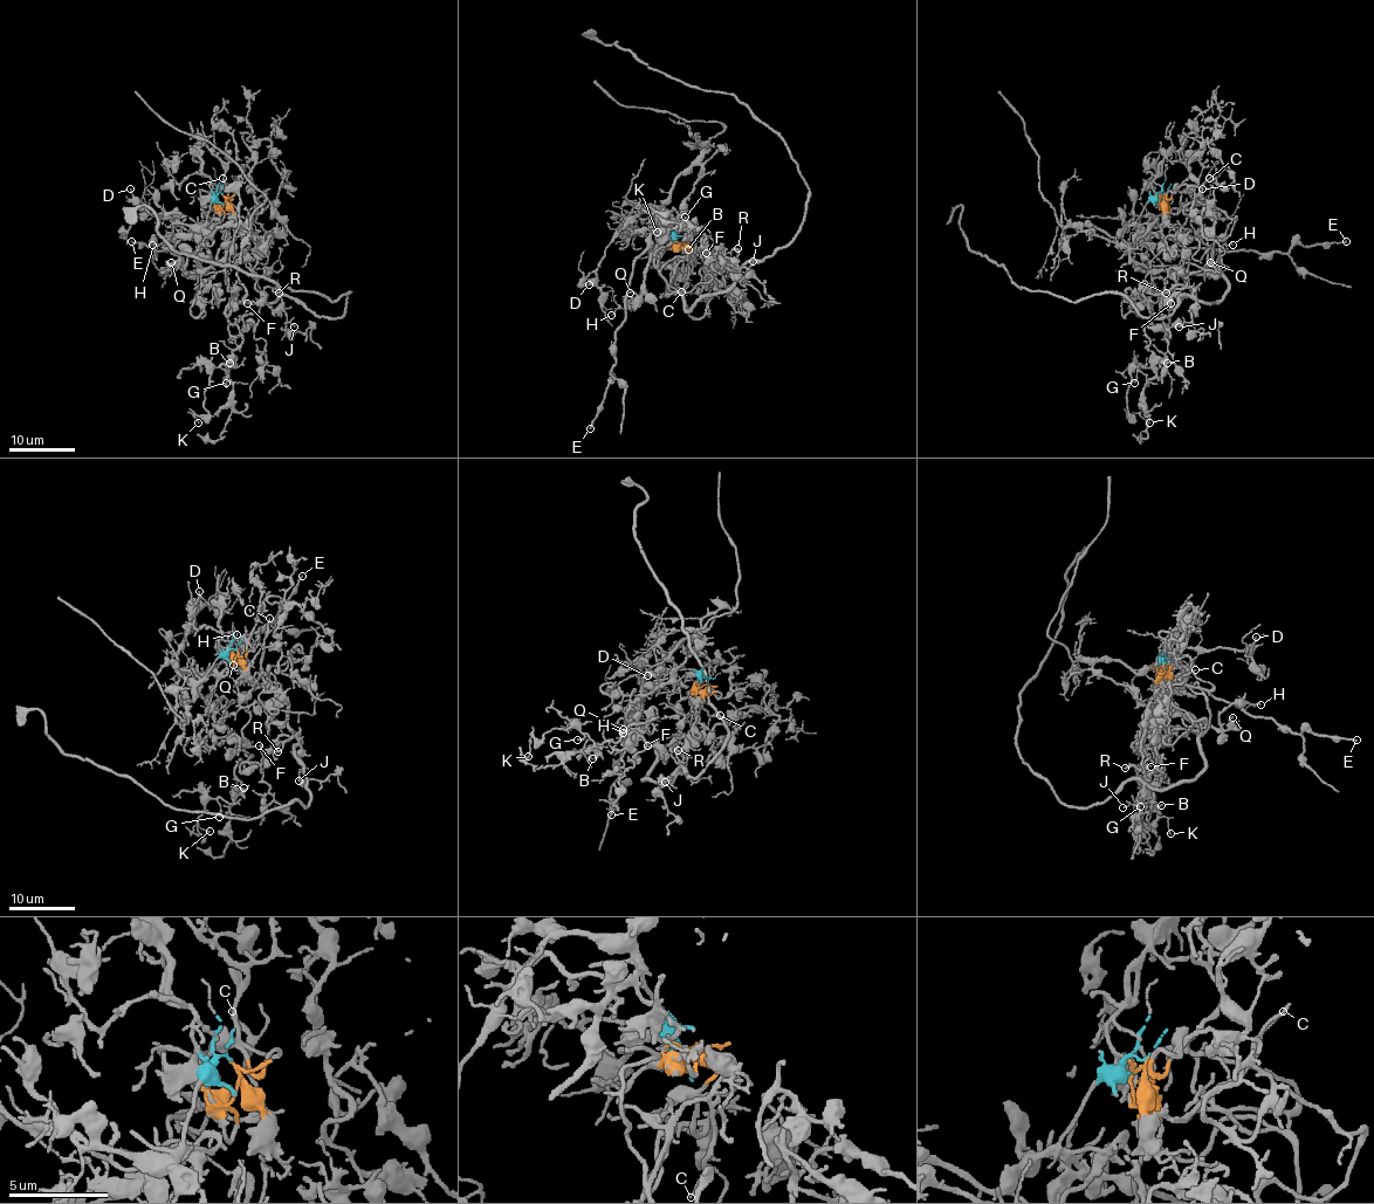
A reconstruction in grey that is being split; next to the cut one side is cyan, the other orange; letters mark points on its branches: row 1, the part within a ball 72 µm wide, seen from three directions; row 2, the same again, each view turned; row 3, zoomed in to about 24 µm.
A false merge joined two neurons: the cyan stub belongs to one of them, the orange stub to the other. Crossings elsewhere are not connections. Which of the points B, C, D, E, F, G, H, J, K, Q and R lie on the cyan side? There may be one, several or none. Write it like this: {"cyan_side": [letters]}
{"cyan_side": ["D", "E", "H", "Q"]}

